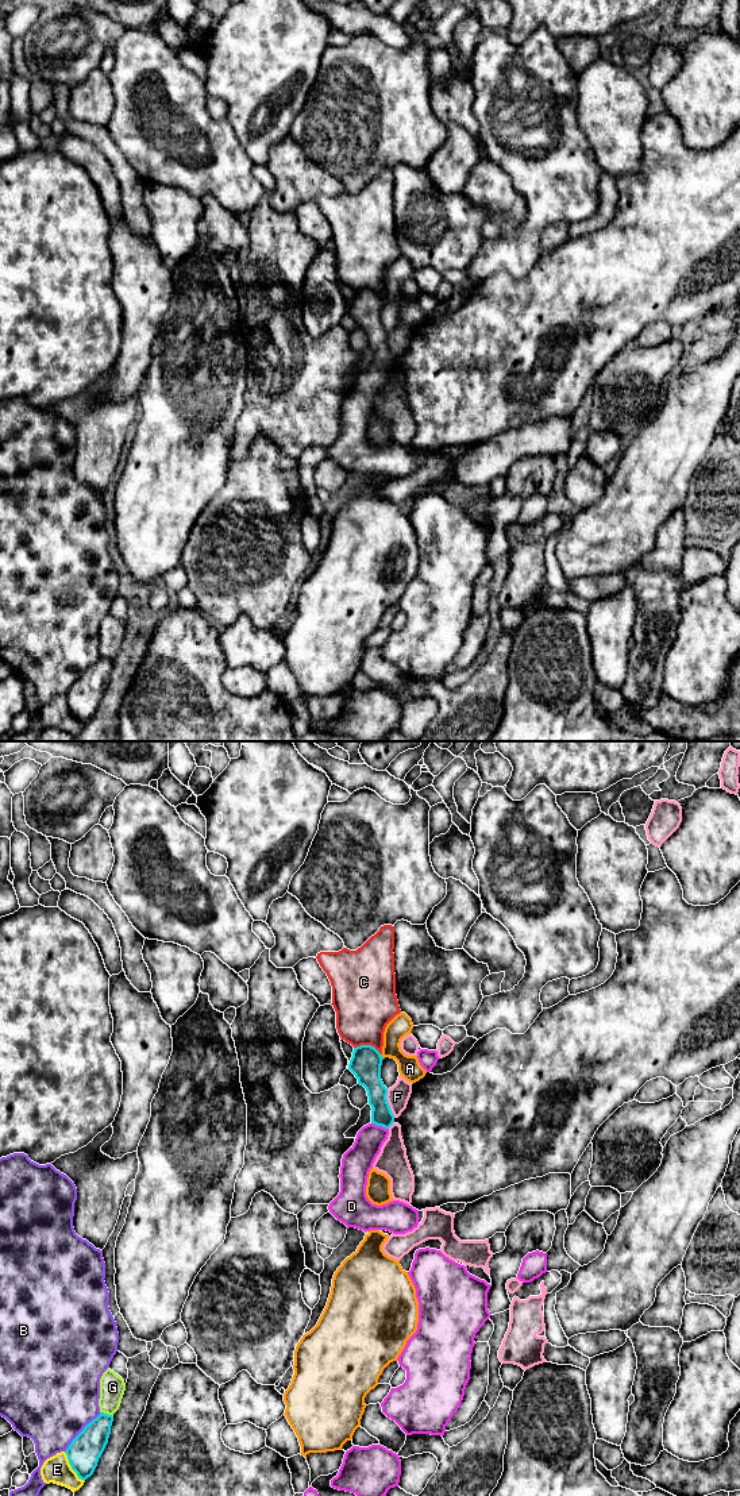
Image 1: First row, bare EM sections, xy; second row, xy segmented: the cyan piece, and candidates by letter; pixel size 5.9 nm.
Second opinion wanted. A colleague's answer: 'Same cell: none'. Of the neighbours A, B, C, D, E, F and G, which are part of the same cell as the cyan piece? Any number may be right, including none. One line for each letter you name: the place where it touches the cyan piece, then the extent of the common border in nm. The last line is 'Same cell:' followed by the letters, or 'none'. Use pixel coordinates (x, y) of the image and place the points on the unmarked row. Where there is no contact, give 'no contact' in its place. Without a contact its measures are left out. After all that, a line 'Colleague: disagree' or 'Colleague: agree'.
Same cell: none
Colleague: agree

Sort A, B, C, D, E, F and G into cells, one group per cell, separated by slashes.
A / B / C / D / E / F / G

